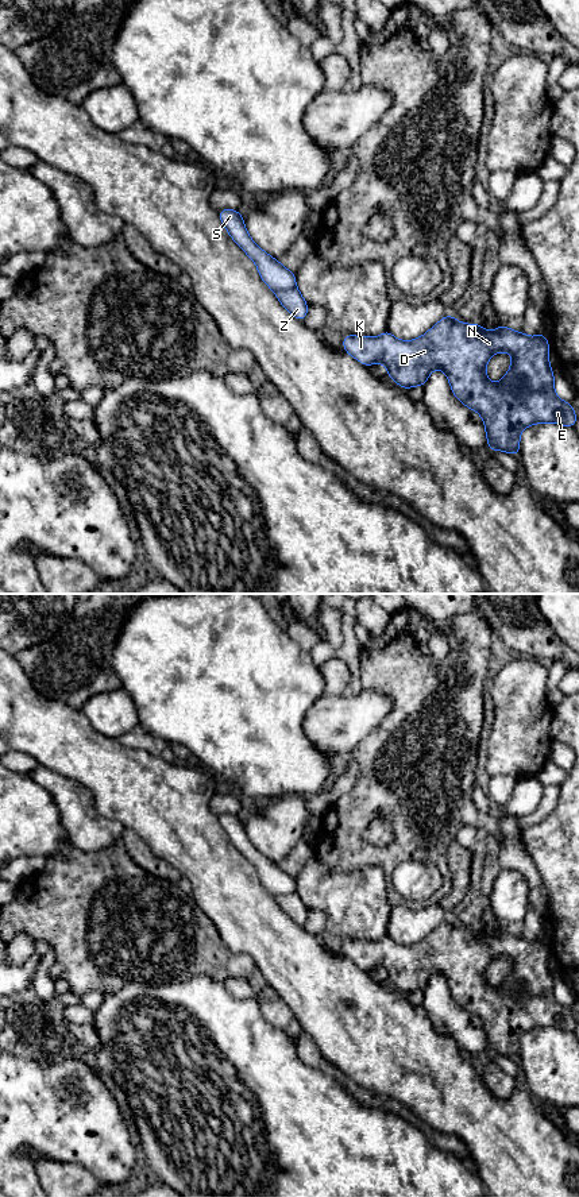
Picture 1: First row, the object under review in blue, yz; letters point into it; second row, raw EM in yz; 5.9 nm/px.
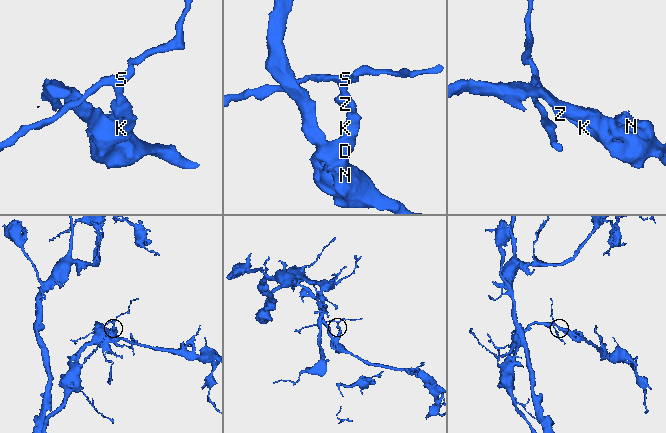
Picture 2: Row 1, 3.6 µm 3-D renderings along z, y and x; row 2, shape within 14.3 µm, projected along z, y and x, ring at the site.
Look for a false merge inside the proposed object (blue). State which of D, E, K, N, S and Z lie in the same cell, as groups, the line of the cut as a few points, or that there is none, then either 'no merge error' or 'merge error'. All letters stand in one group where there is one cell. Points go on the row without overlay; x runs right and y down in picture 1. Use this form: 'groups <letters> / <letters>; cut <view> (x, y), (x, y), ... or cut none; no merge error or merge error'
groups D E K N Z / S; cut yz (294, 889), (280, 894), (276, 898); merge error

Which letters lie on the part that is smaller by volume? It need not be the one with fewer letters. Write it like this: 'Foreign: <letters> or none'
Foreign: S

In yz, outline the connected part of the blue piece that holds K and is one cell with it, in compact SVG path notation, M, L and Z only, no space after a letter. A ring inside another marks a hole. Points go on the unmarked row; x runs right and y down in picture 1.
M445 919L425 939L410 946L402 946L385 935L378 942L346 939L343 951L347 958L367 972L383 968L389 984L405 995L424 991L433 974L443 974L452 999L480 1019L486 1032L487 1051L491 1055L498 1054L516 1061L520 1058L520 1039L526 1031L555 1027L572 1032L578 1026L572 1009L561 1005L555 997L555 982L548 964L549 947L543 938L529 942L503 928L487 937L480 927L463 928ZM501 955L509 957L513 966L501 986L493 988L486 981L486 969L494 958Z

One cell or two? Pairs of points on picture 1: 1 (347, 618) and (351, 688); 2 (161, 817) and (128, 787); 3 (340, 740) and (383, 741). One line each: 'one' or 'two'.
1: one
2: one
3: two

